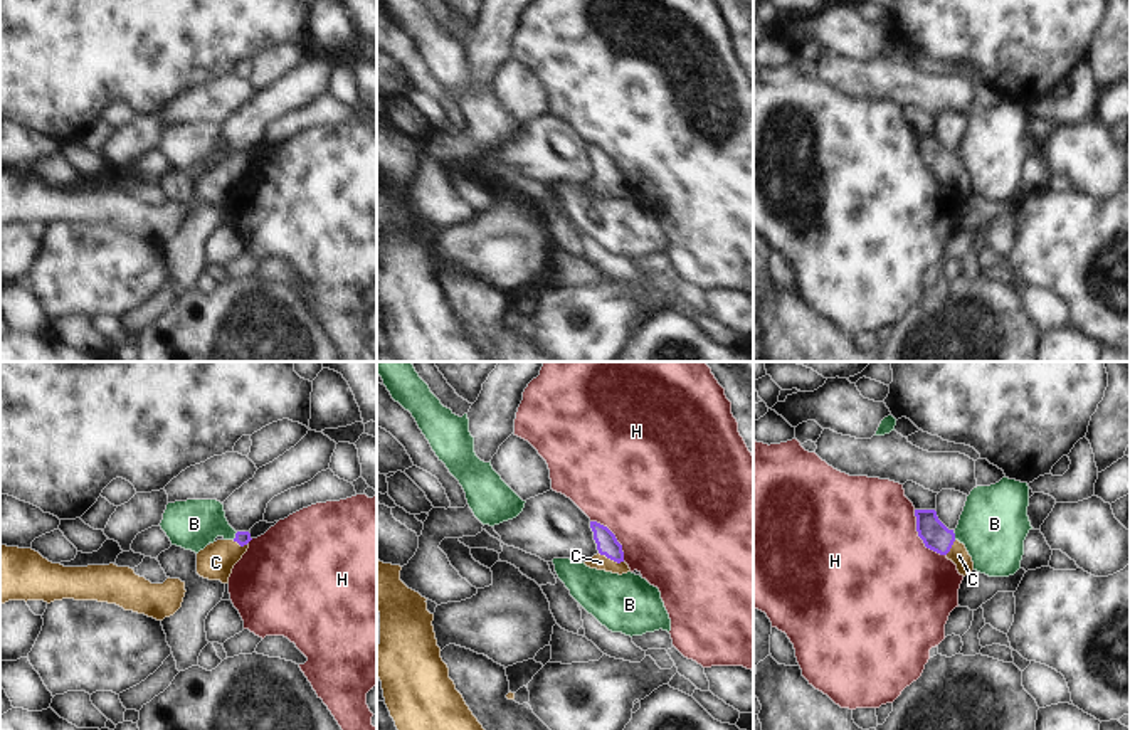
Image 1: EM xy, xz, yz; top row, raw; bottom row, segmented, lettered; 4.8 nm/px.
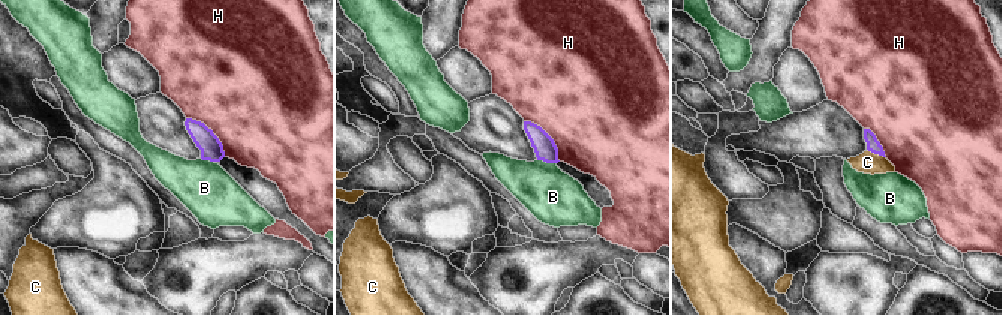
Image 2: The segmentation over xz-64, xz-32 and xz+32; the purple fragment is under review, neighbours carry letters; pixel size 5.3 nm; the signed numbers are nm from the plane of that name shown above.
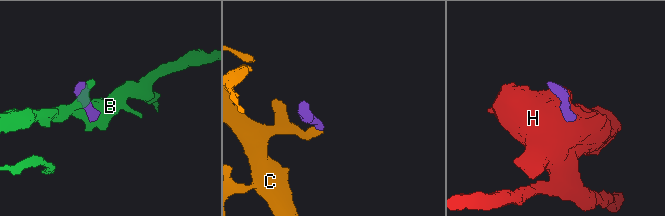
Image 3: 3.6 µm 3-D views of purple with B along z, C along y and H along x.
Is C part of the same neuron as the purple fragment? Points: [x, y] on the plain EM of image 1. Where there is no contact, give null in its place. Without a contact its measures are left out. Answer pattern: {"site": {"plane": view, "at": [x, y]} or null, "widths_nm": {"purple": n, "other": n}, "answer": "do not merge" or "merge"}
{"site": {"plane": "xz", "at": [611, 182]}, "widths_nm": {"purple": 100, "other": 80}, "answer": "merge"}

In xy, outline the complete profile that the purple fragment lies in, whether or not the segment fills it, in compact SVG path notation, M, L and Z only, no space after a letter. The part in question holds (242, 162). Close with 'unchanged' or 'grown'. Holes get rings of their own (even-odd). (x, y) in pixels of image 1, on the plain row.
M237 155L234 163L217 163L197 177L197 197L209 204L229 207L234 188L242 182L251 165L249 155Z; grown

